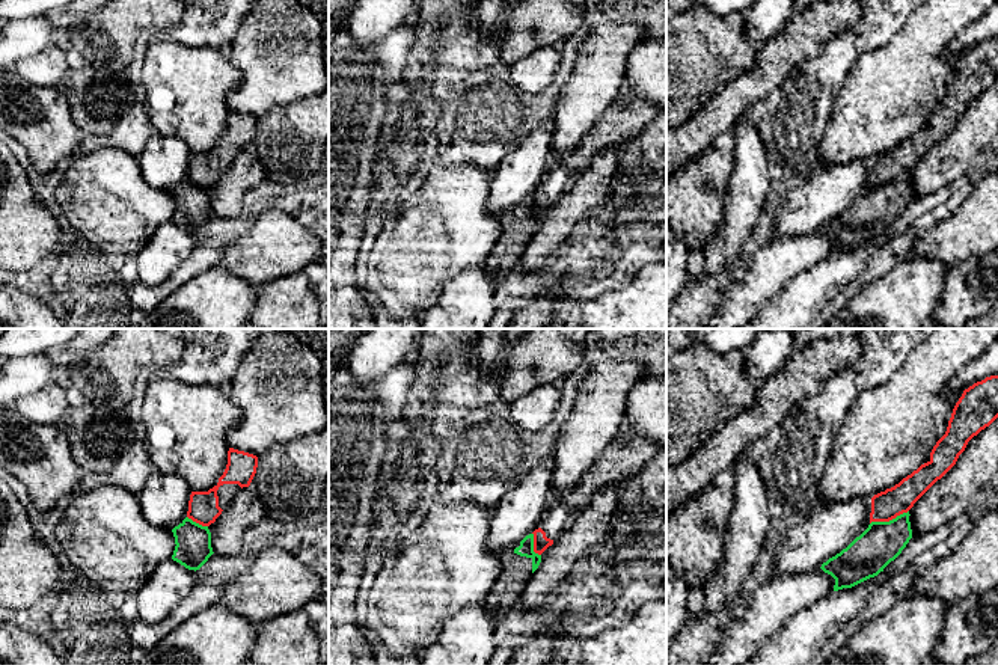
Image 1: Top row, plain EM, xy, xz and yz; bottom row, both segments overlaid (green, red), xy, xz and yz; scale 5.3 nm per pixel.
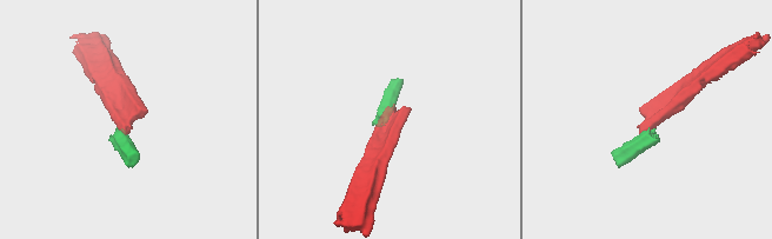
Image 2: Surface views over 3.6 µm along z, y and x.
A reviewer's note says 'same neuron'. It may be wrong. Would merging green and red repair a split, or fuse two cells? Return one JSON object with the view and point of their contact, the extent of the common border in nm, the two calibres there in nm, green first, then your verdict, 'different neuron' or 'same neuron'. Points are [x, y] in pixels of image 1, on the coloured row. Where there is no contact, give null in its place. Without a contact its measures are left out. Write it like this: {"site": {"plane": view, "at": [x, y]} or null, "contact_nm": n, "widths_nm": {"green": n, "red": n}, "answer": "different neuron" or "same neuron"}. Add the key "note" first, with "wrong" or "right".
{"note": "wrong", "site": {"plane": "yz", "at": [890, 520]}, "contact_nm": 220, "widths_nm": {"green": 220, "red": 160}, "answer": "different neuron"}

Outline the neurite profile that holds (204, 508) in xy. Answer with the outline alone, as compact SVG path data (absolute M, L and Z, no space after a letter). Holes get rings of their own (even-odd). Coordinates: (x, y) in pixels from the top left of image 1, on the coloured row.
M229 448L228 464L219 483L208 492L191 492L187 517L202 526L214 523L237 492L250 486L256 467L256 455Z

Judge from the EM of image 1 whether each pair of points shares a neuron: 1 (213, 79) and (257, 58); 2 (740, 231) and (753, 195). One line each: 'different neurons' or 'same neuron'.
1: different neurons
2: same neuron

